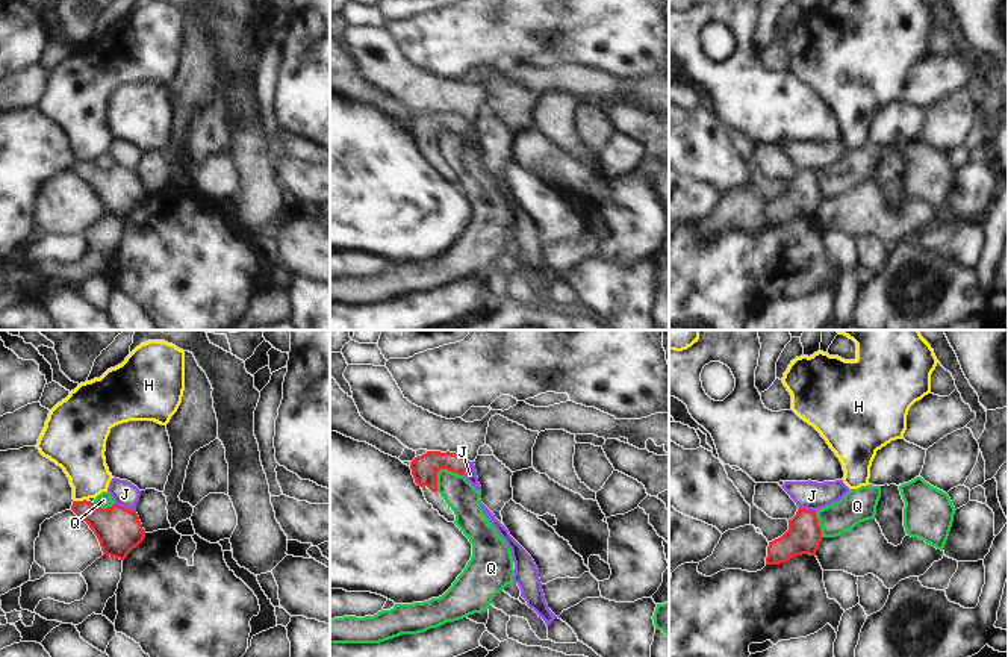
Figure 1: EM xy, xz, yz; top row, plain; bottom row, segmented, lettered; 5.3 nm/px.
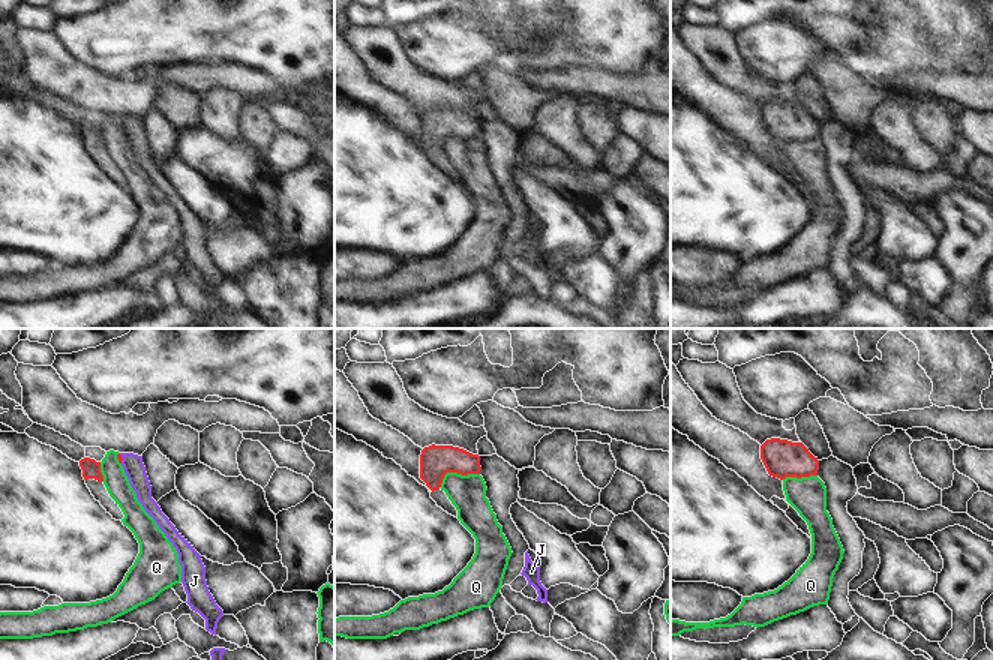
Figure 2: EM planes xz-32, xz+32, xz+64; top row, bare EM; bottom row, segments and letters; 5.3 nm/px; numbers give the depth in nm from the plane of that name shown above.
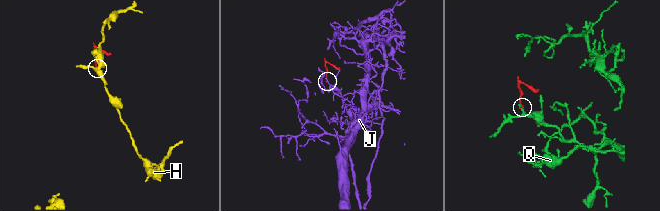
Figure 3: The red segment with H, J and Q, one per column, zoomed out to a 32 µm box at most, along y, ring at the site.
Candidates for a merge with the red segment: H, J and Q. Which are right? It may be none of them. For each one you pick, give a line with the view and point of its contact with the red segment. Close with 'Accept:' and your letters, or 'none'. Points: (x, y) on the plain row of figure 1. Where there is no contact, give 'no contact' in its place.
Accept: none

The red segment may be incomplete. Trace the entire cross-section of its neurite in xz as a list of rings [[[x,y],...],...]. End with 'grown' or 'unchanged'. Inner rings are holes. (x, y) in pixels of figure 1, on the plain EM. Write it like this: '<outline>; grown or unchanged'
[[[427,112],[410,123],[415,144],[422,150],[427,163],[431,165],[433,170],[437,171],[448,183],[454,183],[456,176],[437,153],[437,133],[440,130],[448,130],[463,136],[469,124],[471,123],[463,117],[450,112]]]; grown

